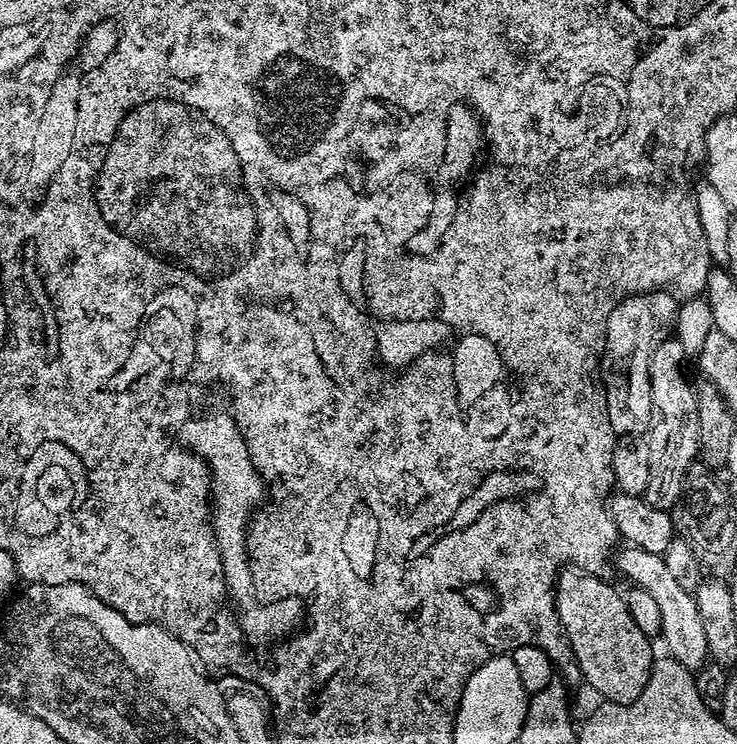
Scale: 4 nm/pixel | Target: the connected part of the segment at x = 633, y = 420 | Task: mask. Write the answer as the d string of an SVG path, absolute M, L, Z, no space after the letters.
M671 291L640 292L636 296L627 296L618 306L614 306L606 322L604 350L600 357L600 380L604 383L608 421L617 437L643 433L654 419L650 394L650 358L658 338L667 337L673 331L677 307L678 301Z

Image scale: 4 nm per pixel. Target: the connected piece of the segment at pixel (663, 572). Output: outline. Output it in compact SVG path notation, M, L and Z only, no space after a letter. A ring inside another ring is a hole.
M633 546L622 548L615 553L614 564L620 567L622 575L632 576L631 583L635 587L646 590L646 594L651 594L654 597L654 603L662 614L660 636L662 641L664 640L665 646L668 647L665 648L667 655L678 661L682 666L686 666L689 670L703 668L709 659L708 643L702 627L702 618L698 615L695 595L682 590L681 585L677 583L677 579L673 577L669 567L666 566L663 555Z

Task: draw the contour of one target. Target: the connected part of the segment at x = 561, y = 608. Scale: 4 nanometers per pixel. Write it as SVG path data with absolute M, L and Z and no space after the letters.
M579 570L561 571L555 586L556 609L564 627L572 656L588 683L605 701L629 704L642 694L652 673L653 641L630 618L627 599L599 575Z

